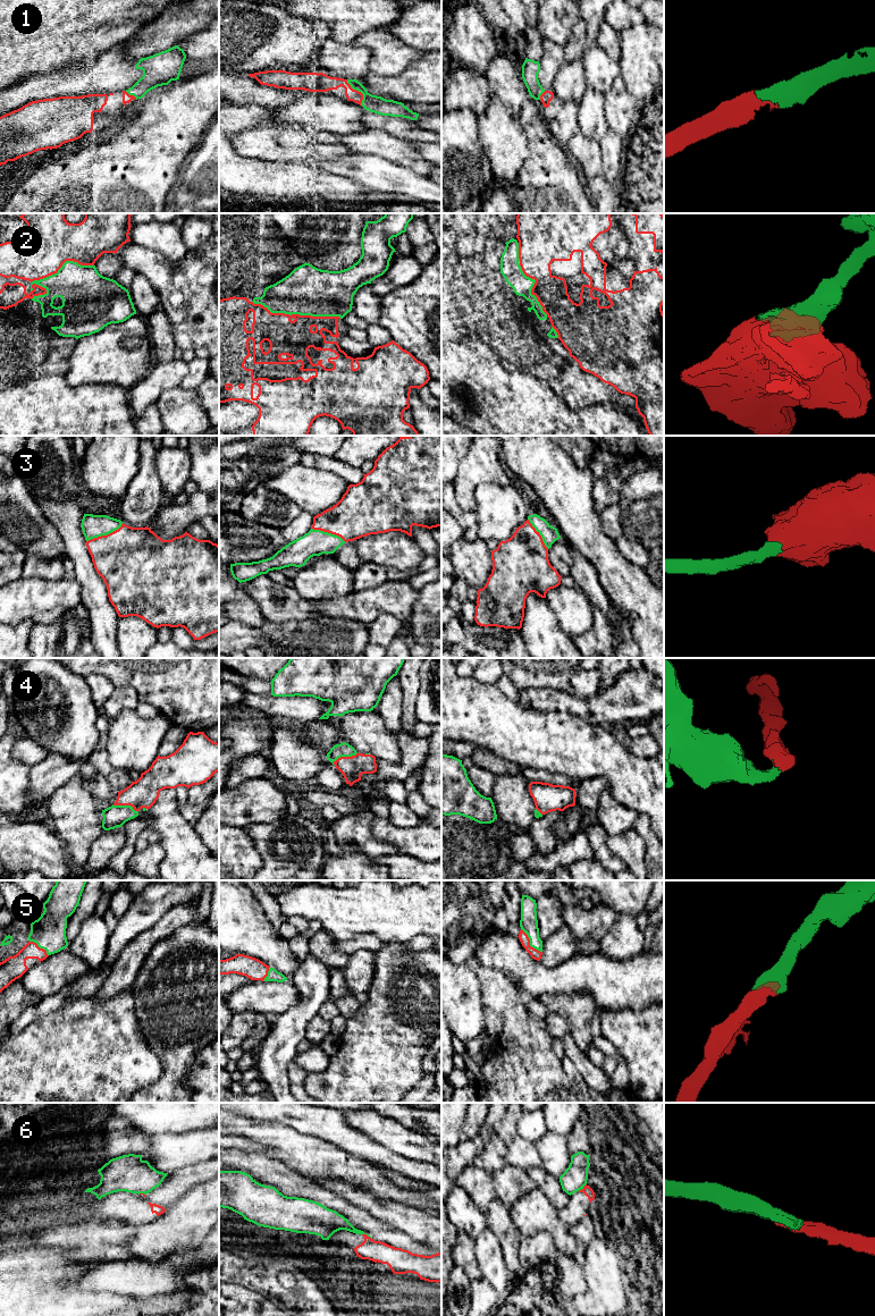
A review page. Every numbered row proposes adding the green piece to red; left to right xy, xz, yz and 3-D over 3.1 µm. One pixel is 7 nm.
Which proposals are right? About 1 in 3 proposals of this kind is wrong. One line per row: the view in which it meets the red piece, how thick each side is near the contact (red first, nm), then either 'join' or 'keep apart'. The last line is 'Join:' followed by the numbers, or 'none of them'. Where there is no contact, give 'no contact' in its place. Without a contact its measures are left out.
1: meets red in xz; 120 nm thick on the red side, 120 nm on the other; join
2: meets red in xy; 360 nm thick on the red side, 320 nm on the other; join
3: meets red in xy; 460 nm thick on the red side, 160 nm on the other; join
4: meets red in xz; 160 nm thick on the red side, 100 nm on the other; join
5: meets red in yz; 70 nm thick on the red side, 130 nm on the other; join
6: meets red in xz; 150 nm thick on the red side, 140 nm on the other; keep apart
Join: 1, 2, 3, 4, 5

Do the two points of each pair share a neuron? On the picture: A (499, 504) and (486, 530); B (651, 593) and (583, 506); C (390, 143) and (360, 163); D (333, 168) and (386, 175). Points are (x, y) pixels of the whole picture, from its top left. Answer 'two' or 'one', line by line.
A: one
B: one
C: two
D: one

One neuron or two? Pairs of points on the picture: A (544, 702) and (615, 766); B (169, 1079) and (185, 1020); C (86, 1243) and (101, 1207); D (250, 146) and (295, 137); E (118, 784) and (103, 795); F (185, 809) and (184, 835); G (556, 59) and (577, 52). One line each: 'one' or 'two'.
A: two
B: one
C: two
D: one
E: two
F: two
G: two

